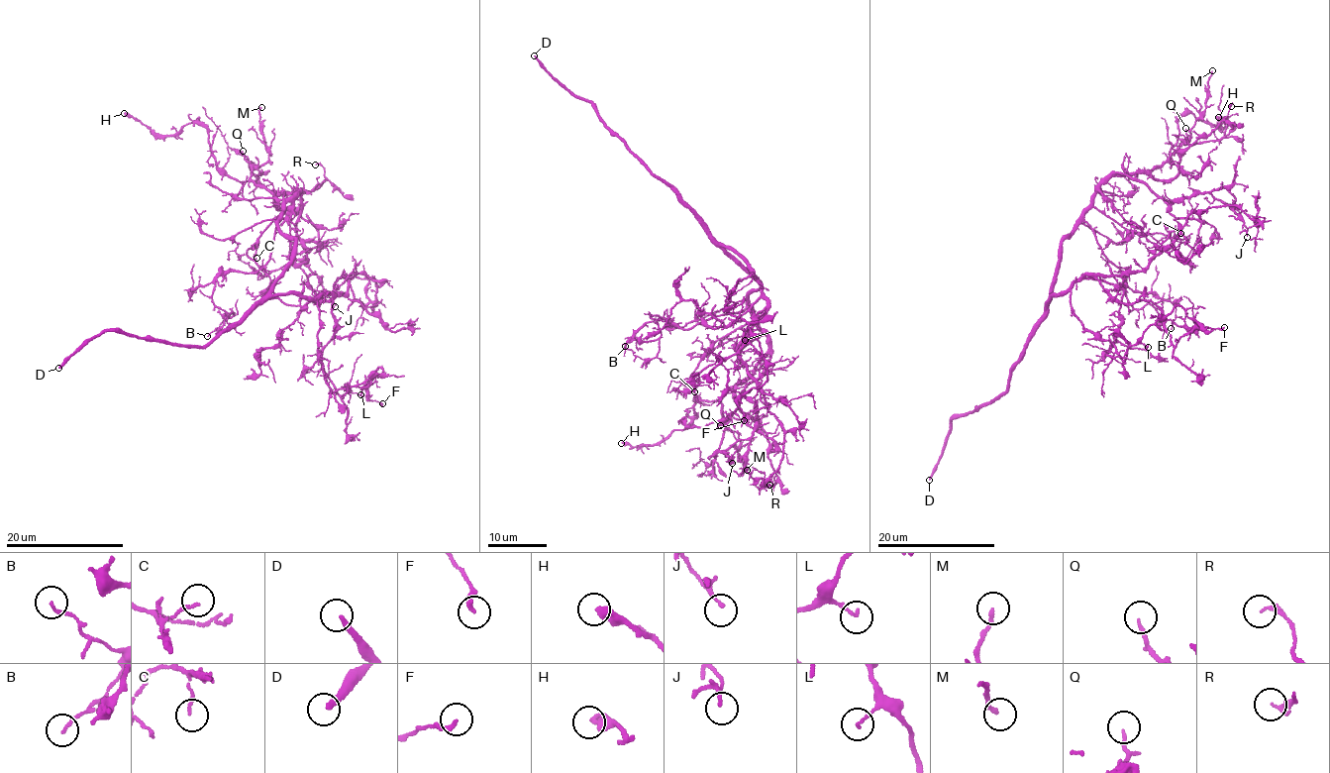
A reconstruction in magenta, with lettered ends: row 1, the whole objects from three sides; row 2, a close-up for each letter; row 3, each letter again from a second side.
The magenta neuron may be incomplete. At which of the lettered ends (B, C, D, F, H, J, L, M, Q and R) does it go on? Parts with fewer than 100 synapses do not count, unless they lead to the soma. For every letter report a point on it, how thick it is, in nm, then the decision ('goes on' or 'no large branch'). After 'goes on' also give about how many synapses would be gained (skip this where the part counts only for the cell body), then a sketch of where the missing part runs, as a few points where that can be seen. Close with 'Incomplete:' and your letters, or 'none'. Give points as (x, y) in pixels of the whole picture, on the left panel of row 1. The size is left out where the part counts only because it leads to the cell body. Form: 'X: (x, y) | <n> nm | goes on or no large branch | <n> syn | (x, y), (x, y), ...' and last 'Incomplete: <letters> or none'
B: (207, 336) | 120 nm | no large branch
C: (256, 258) | 130 nm | no large branch
D: (58, 368) | 260 nm | goes on | 200 syn
F: (382, 403) | 190 nm | no large branch
H: (124, 113) | 320 nm | no large branch
J: (335, 306) | 130 nm | no large branch
L: (360, 394) | 140 nm | no large branch
M: (261, 107) | 180 nm | no large branch
Q: (243, 151) | 120 nm | no large branch
R: (315, 165) | 140 nm | no large branch
Incomplete: D

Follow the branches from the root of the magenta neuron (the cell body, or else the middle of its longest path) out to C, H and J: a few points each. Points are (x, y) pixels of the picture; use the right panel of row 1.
C: (1061, 263), (1062, 242), (1092, 208), (1127, 231), (1166, 234), (1172, 238), (1180, 233)
H: (1061, 263), (1062, 242), (1101, 183), (1173, 165), (1169, 150), (1178, 118), (1193, 114), (1220, 129), (1218, 117)
J: (1061, 263), (1062, 242), (1101, 183), (1115, 173), (1141, 179), (1169, 204), (1209, 193), (1239, 216), (1247, 237)

